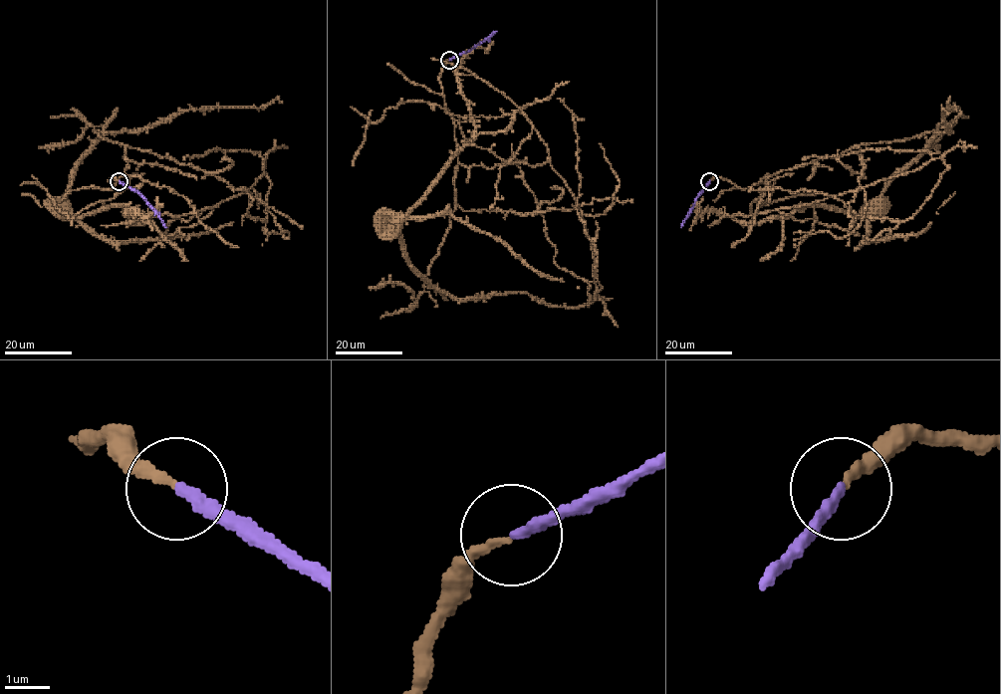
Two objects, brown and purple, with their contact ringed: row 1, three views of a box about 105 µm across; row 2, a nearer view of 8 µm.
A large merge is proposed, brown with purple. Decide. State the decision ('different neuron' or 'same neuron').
same neuron

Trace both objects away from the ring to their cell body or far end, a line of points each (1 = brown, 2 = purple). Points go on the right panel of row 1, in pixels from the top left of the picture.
1: (710, 181), (747, 188), (855, 146), (859, 190), (937, 157), (947, 166), (903, 221), (820, 192), (748, 186)
2: (709, 181), (680, 227)

